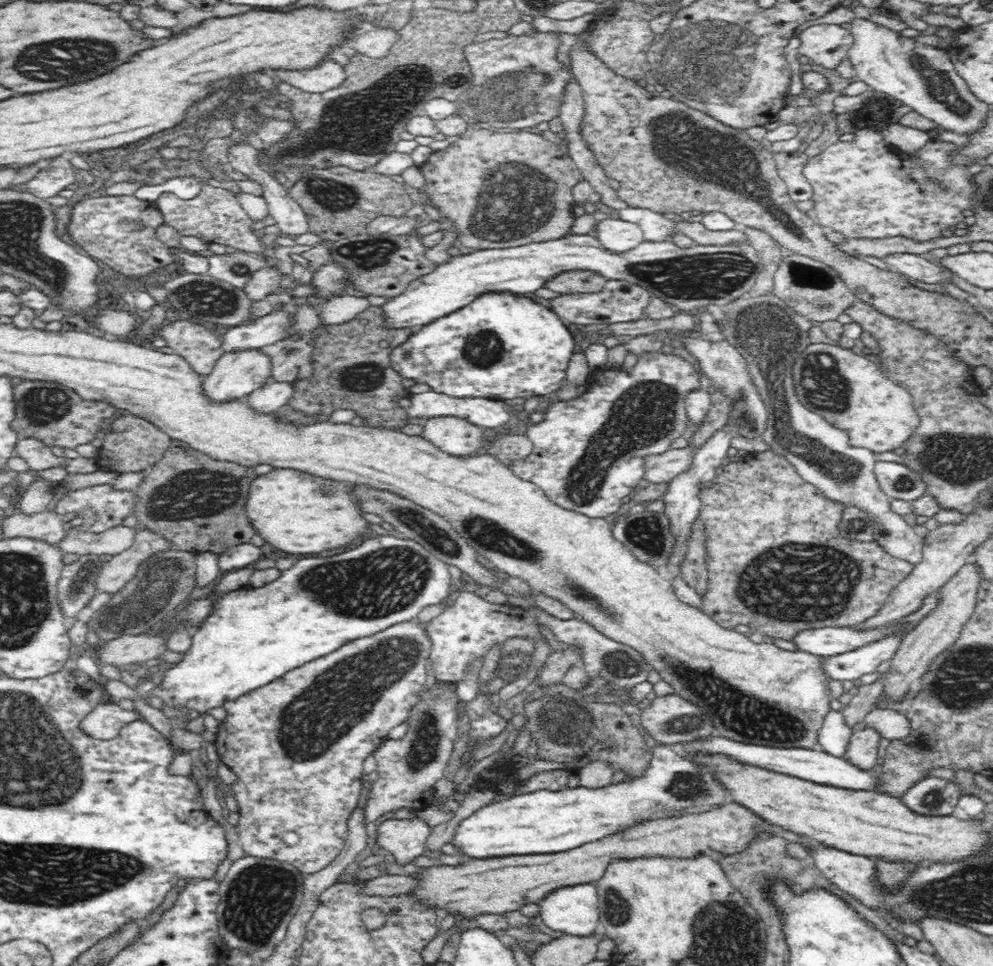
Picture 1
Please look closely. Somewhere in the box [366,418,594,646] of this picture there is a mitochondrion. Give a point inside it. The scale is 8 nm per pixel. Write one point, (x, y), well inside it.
(488, 534)

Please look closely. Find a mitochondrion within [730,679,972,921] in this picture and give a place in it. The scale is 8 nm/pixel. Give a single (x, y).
(933, 799)

